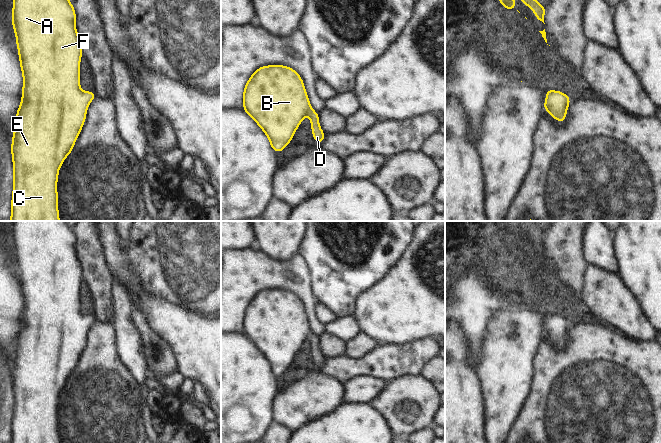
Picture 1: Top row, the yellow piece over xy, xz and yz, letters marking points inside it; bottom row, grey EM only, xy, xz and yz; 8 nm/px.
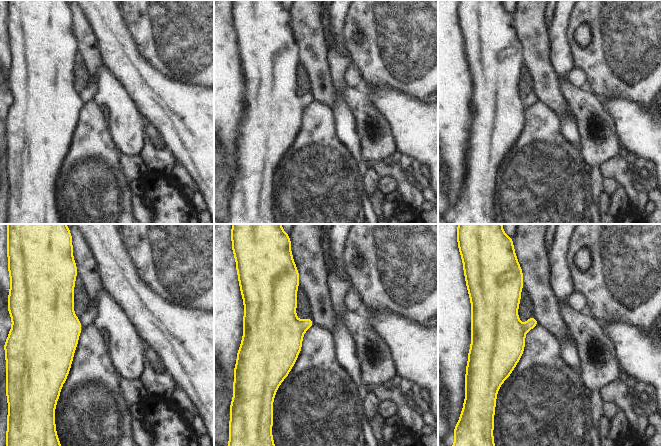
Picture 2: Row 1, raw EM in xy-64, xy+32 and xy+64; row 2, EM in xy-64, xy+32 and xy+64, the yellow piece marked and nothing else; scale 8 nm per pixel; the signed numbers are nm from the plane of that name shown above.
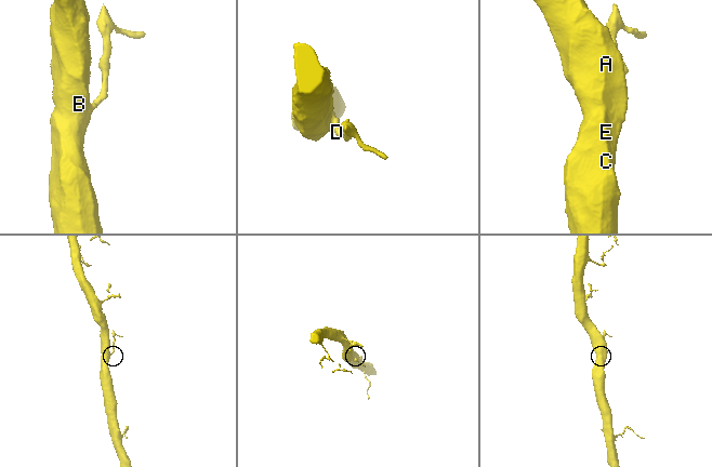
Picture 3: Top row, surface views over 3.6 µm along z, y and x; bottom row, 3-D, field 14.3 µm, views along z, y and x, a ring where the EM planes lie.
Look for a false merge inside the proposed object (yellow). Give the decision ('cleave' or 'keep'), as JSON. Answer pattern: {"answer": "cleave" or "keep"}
{"answer": "keep"}

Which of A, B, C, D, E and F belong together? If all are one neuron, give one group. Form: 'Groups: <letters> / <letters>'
Groups: A B C D E F

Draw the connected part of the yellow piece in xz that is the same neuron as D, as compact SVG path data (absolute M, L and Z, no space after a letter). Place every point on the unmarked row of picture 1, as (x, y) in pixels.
M277 288L259 291L245 309L243 334L263 354L276 377L284 374L290 367L306 339L311 342L312 358L317 368L325 363L325 357L319 349L319 337L311 332L304 306L298 296L290 291Z

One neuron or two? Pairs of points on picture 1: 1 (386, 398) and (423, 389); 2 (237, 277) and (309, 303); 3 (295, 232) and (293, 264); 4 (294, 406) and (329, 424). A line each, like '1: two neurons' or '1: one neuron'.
1: one neuron
2: one neuron
3: two neurons
4: two neurons

